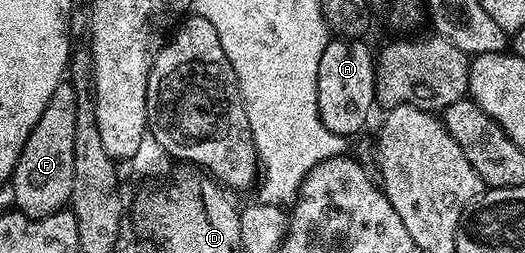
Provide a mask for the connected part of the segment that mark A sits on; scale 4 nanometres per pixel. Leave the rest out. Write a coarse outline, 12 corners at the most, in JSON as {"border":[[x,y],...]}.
{"border":[[331,38],[316,81],[320,121],[353,137],[375,110],[375,52]]}

